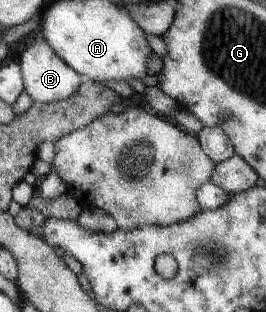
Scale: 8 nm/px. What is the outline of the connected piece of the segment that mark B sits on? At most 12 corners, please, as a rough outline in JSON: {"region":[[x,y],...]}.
{"region":[[42,39],[18,57],[24,93],[66,99],[83,80]]}

